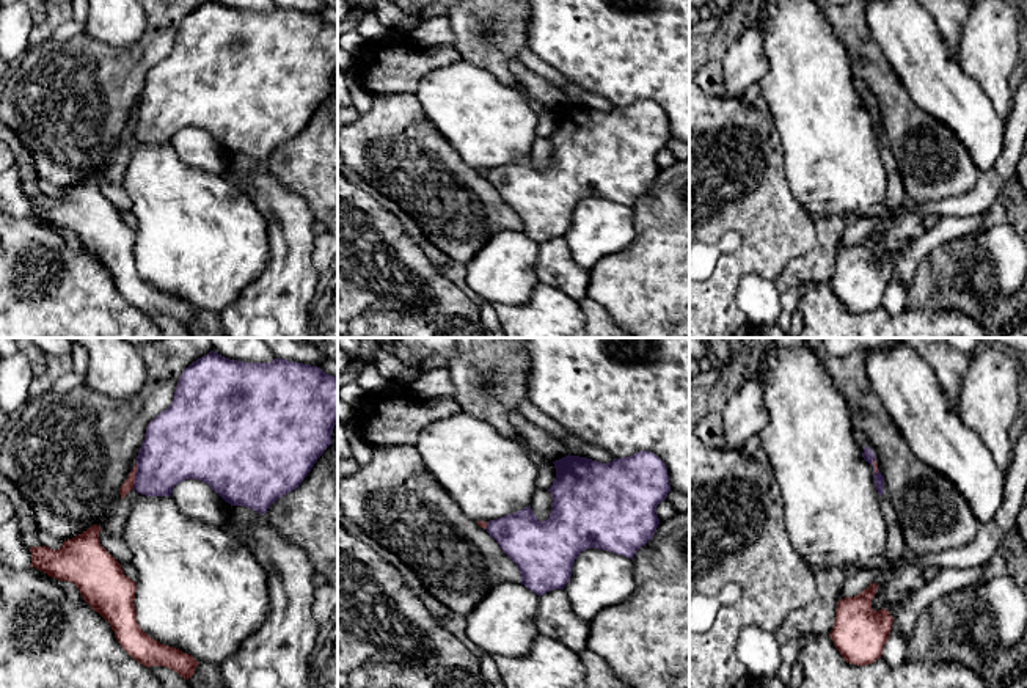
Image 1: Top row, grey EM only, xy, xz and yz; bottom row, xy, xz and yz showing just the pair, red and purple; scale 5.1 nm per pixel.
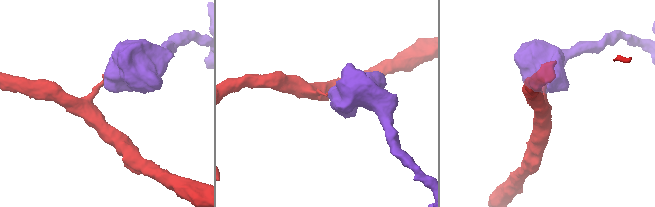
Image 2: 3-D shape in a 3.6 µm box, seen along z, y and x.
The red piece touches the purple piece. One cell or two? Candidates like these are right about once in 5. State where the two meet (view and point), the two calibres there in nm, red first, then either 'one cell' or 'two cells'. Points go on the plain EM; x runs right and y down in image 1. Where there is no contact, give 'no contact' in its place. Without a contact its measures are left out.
meets red in xy at (134, 124); 60 nm thick on the red side, 320 nm on the other; two cells

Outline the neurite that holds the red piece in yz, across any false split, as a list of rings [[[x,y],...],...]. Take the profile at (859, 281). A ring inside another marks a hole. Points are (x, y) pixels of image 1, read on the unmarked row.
[[[872,231],[859,243],[837,250],[829,284],[846,311],[865,314],[883,303],[894,265],[884,256],[879,259],[872,256],[876,239],[878,232]]]

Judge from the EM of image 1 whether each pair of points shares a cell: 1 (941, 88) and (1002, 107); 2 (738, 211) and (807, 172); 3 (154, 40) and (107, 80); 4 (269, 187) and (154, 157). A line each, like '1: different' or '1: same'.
1: different
2: different
3: same
4: different

